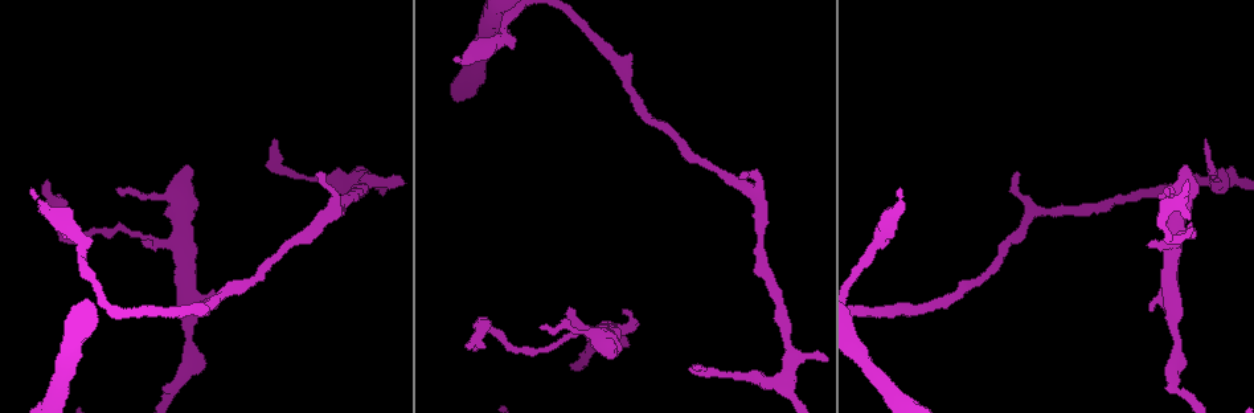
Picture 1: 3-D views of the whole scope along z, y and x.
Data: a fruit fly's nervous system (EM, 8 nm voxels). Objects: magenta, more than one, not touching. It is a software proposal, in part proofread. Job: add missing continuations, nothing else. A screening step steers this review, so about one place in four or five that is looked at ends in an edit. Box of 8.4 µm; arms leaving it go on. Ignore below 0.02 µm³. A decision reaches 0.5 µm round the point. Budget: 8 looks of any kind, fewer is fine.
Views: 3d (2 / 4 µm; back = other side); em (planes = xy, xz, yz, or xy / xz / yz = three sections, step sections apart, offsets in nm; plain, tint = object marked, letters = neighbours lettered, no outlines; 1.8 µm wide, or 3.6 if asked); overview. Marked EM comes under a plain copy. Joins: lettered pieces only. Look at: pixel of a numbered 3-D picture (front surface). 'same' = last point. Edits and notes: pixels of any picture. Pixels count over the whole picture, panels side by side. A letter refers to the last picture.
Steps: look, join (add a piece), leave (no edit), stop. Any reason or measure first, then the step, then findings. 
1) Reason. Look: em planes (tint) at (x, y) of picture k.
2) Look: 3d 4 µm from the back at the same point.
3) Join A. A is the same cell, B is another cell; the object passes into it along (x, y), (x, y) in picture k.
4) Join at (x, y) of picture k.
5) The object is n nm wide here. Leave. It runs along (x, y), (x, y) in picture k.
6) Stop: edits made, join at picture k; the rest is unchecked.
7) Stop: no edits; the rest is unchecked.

Free end. Look: 3d 4 µm at (1151, 310) of picture 1.

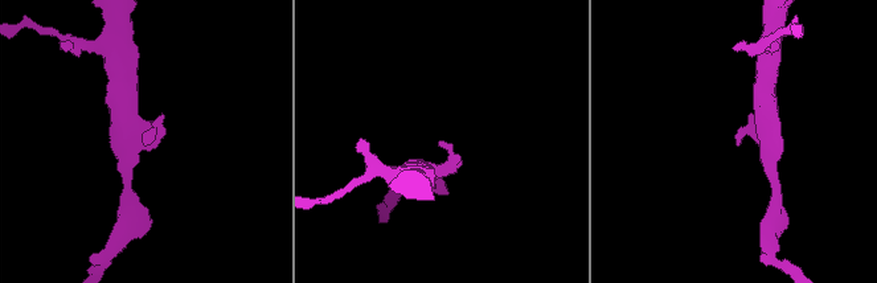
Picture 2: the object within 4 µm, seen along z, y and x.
Look: em planes (letters) at (143, 143) of picture 2.

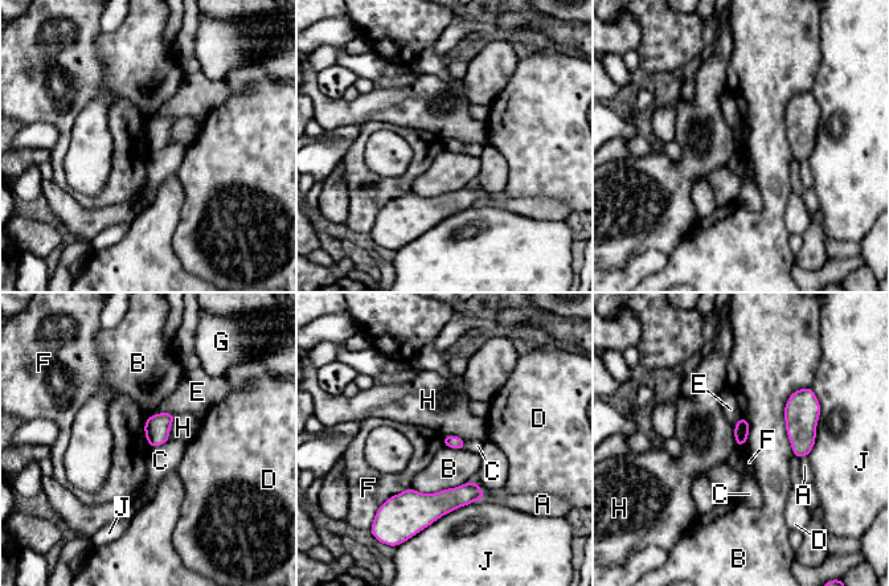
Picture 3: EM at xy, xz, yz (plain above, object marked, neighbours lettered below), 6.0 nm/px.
Leave. A, B, C, D, E, F, G, H and J are other cells; a border runs along (410, 487), (389, 496), (380, 505) in picture 3; no lettered piece goes on from it.

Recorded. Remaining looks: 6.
Look: em planes (letters) at (187, 164) of picture 1.

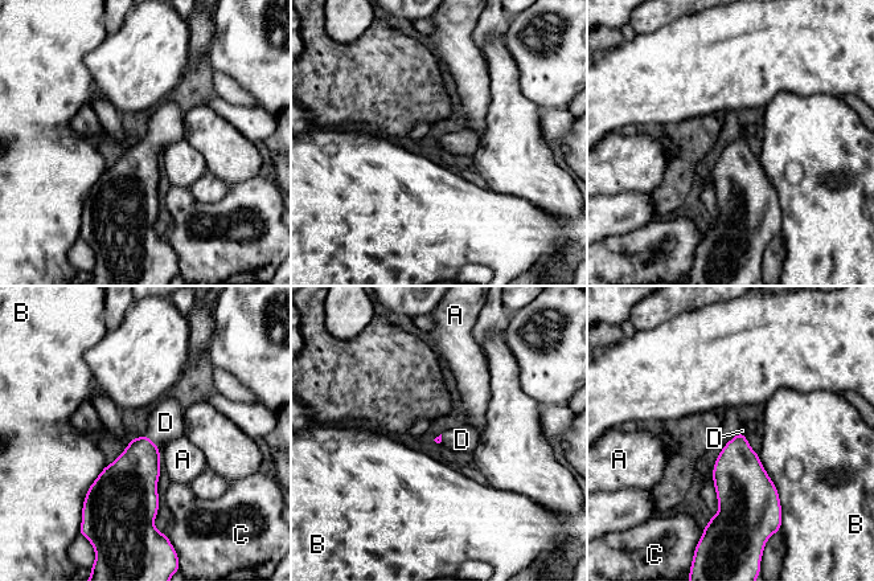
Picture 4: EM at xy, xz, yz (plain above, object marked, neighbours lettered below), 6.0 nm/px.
Join D. D is the same cell, A, B and C are other cells; it goes on there.

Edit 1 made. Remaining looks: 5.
Branch stops here. Look: 3d 2 µm from the back at (456, 61) of picture 1.

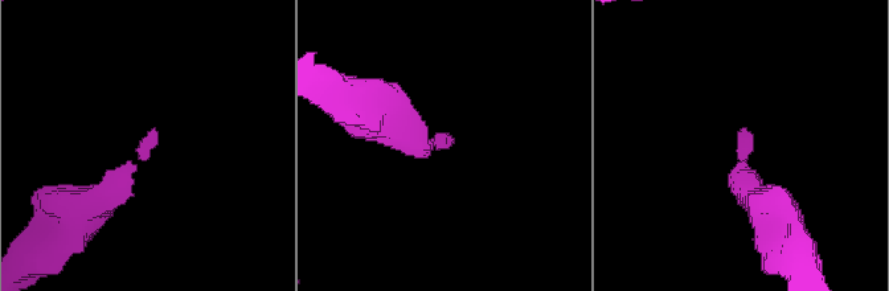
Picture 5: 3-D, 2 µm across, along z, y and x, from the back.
Look: em planes (letters) at (448, 147) of picture 5.

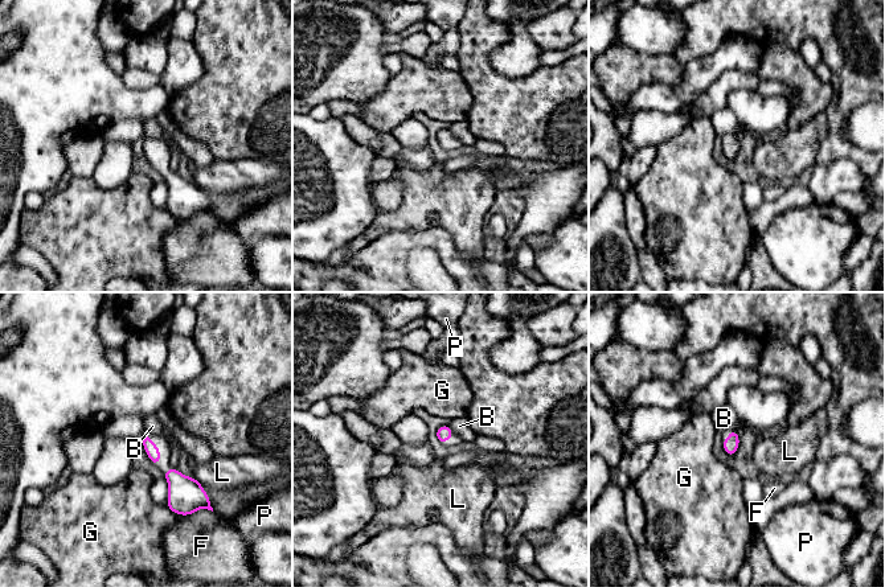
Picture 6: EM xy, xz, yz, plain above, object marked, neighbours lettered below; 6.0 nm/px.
Leave. B, F, G, L and P are other cells; a border runs along (446, 425), (454, 432) in picture 6; no lettered piece goes on from it.

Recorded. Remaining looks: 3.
Stop: edits made, join at picture 4; the rest is unchecked.

